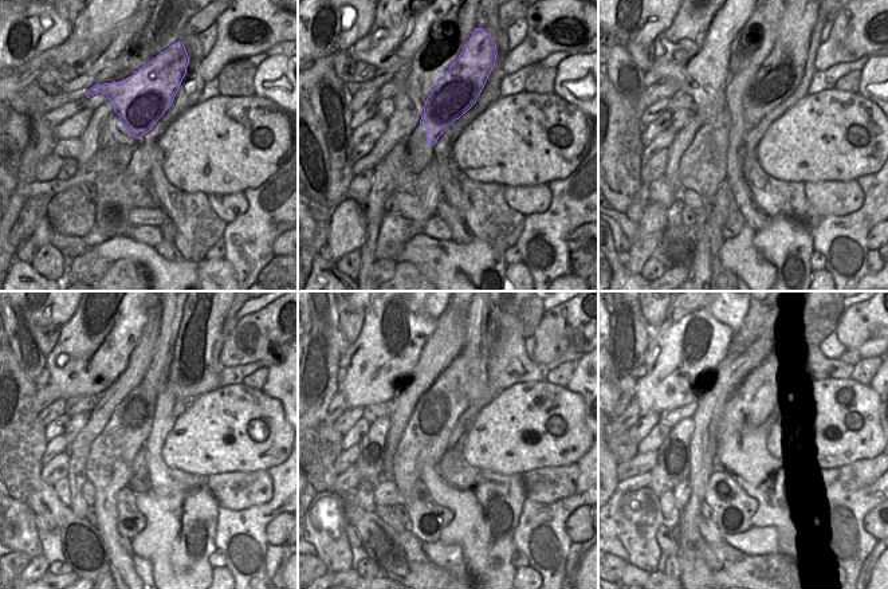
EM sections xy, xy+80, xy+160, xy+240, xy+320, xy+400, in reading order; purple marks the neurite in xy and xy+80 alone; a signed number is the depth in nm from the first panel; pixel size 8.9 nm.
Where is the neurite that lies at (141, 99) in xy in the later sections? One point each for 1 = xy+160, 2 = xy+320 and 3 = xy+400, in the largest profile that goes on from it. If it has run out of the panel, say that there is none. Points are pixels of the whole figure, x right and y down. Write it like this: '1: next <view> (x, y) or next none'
1: next xy+160 (781, 73)
2: next xy+320 (502, 346)
3: next xy+400 (826, 368)

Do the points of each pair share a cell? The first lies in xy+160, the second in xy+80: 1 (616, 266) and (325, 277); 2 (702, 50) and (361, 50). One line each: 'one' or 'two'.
1: one
2: one

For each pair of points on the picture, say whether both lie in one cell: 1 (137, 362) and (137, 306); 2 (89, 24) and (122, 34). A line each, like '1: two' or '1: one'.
1: two
2: two

